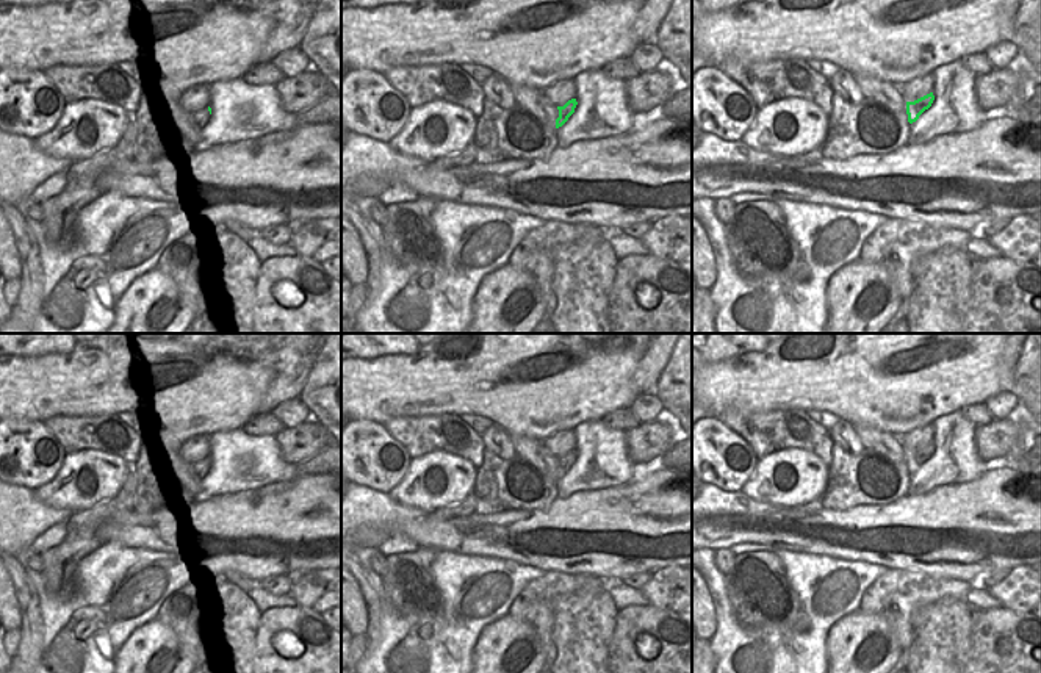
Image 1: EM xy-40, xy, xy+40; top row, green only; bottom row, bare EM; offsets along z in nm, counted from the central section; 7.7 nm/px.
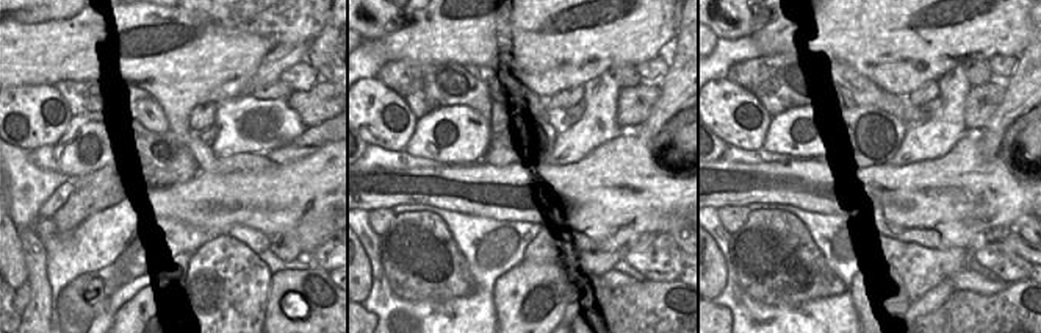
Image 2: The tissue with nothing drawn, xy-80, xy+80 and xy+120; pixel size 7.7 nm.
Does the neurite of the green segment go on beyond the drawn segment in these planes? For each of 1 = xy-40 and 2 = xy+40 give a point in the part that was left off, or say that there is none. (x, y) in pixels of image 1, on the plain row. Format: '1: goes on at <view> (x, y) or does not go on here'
1: goes on at xy-40 (199, 470)
2: does not go on here

